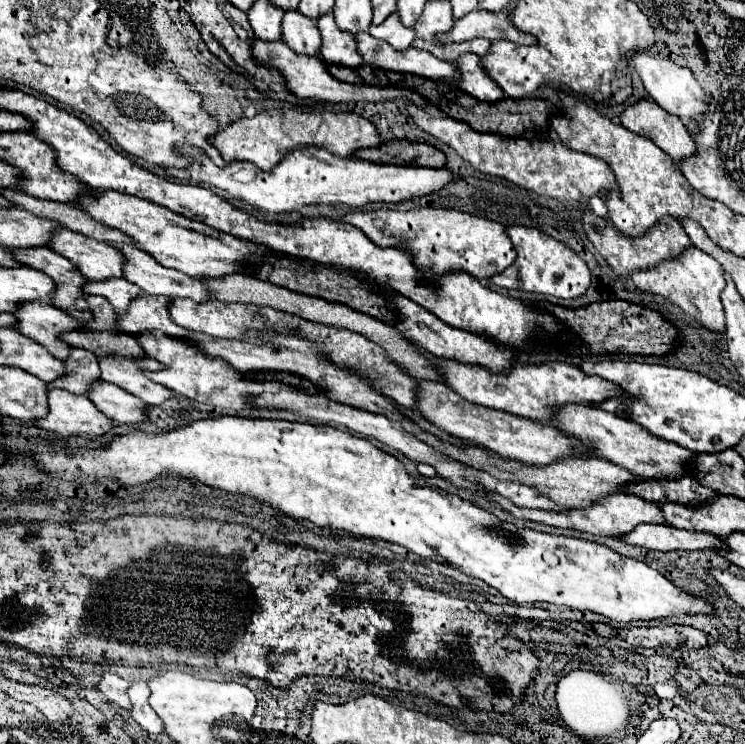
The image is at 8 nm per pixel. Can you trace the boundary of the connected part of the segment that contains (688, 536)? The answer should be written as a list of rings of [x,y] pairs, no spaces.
[[[638,525],[632,533],[624,535],[622,541],[646,549],[674,551],[674,549],[726,549],[720,537],[710,533],[684,531],[670,525]]]

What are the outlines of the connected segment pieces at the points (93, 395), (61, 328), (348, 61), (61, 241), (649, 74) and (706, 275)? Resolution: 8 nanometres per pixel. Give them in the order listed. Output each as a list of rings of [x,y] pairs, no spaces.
[[[94,383],[86,395],[108,419],[116,421],[118,425],[142,425],[148,421],[148,405],[112,383]]]
[[[30,303],[30,307],[24,307],[18,311],[18,331],[26,337],[42,343],[56,359],[68,359],[70,345],[60,339],[66,331],[84,329],[86,323],[70,317],[66,311],[54,307],[54,303]]]
[[[332,11],[324,13],[316,23],[318,23],[320,35],[322,35],[320,55],[324,61],[328,61],[332,65],[344,65],[344,67],[360,67],[362,65],[362,57],[356,51],[354,35],[338,29]]]
[[[62,227],[54,233],[54,239],[48,247],[70,259],[90,281],[122,277],[124,255],[112,243],[88,239],[82,233]]]
[[[634,53],[632,63],[634,63],[634,69],[638,71],[638,75],[642,79],[646,93],[658,105],[662,105],[662,109],[666,109],[668,113],[672,113],[680,119],[694,119],[696,115],[706,113],[704,91],[698,85],[698,81],[694,79],[692,71],[688,67],[680,67],[670,59],[658,59],[658,57],[652,57],[652,55],[646,55],[646,53]]]
[[[694,245],[684,249],[676,259],[666,259],[666,263],[660,261],[654,267],[634,271],[630,277],[638,289],[662,295],[682,307],[688,315],[698,315],[702,325],[710,331],[724,331],[724,309],[720,303],[720,293],[724,289],[724,269],[716,259],[696,249]]]

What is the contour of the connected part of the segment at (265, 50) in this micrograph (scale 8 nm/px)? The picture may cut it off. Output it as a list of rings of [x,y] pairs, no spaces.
[[[254,39],[252,43],[252,57],[266,67],[276,69],[284,81],[290,93],[294,93],[298,99],[314,99],[314,101],[328,101],[328,103],[342,103],[342,101],[390,101],[400,95],[402,89],[396,87],[368,87],[368,85],[352,85],[352,83],[342,83],[334,79],[328,71],[326,65],[320,57],[310,57],[310,55],[298,55],[294,53],[282,39],[278,41],[262,41]]]

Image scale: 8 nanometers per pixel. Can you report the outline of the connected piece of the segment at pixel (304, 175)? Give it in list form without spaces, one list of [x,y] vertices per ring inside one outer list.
[[[302,147],[290,151],[272,171],[262,171],[254,163],[248,161],[236,161],[230,163],[230,167],[216,167],[210,159],[202,159],[202,155],[194,157],[194,163],[186,169],[166,169],[168,175],[194,181],[194,183],[206,183],[222,193],[226,193],[232,199],[240,199],[252,207],[256,207],[262,213],[288,213],[298,211],[304,205],[310,203],[344,203],[348,207],[364,207],[368,203],[400,203],[414,197],[426,197],[436,193],[438,189],[446,187],[452,181],[458,181],[458,177],[442,167],[442,169],[430,169],[430,167],[406,167],[406,165],[384,165],[384,163],[370,163],[358,157],[338,157],[322,147]]]

